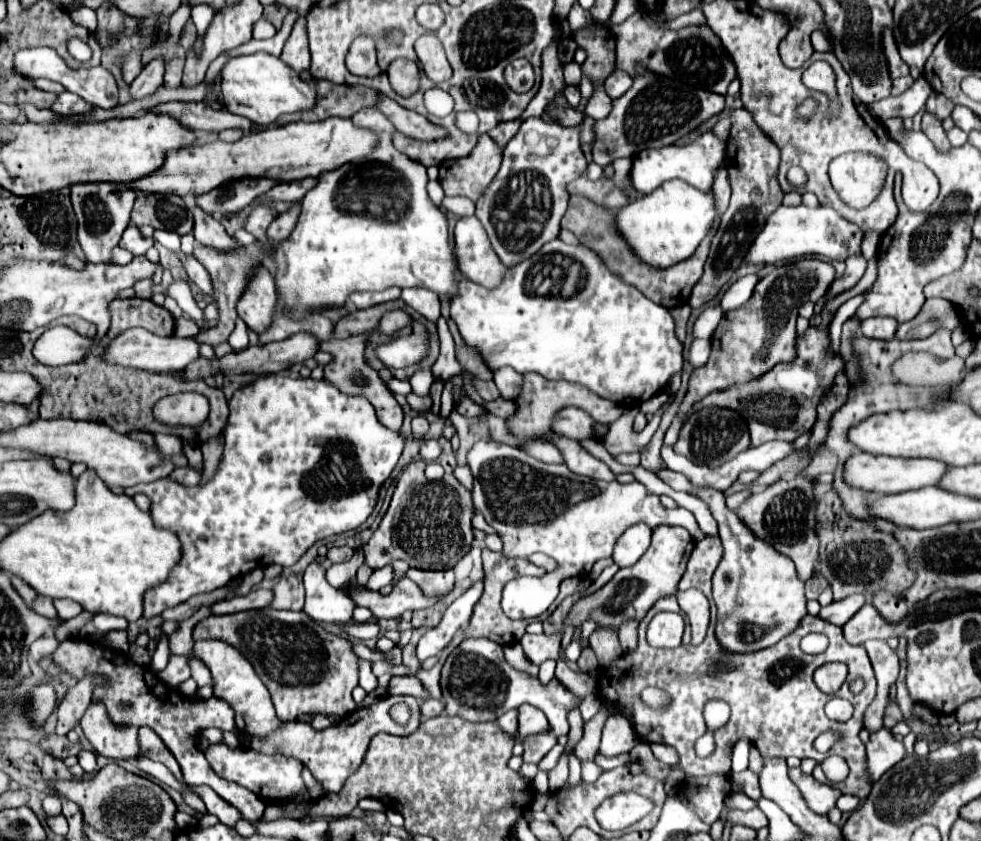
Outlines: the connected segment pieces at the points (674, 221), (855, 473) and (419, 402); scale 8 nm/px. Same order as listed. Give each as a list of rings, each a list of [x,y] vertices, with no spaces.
[[[668,180],[654,192],[630,202],[616,214],[616,224],[632,250],[654,268],[670,268],[694,254],[718,218],[712,192],[702,192],[684,180]]]
[[[856,452],[844,468],[844,478],[852,486],[858,486],[862,490],[874,492],[874,494],[900,494],[908,490],[918,490],[926,486],[938,486],[942,476],[946,474],[948,464],[942,460],[930,460],[930,458],[892,458],[892,456],[872,456],[866,452]]]
[[[412,392],[406,396],[406,400],[408,400],[408,406],[412,408],[412,410],[416,410],[416,412],[426,412],[426,410],[430,410],[430,396],[426,396],[426,398],[420,398],[420,396],[414,396]]]

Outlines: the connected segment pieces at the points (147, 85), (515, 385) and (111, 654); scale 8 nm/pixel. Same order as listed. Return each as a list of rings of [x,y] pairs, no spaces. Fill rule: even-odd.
[[[152,60],[150,64],[146,64],[142,74],[130,84],[132,100],[140,100],[154,94],[164,84],[162,76],[164,76],[164,60]]]
[[[514,368],[494,370],[494,382],[496,382],[496,386],[504,398],[520,394],[522,392],[522,380],[524,380],[524,376],[514,372]]]
[[[88,638],[64,640],[58,646],[54,660],[64,668],[64,672],[68,672],[76,680],[82,680],[88,674],[106,676],[110,680],[110,684],[104,688],[96,688],[94,696],[98,696],[98,700],[104,702],[112,722],[118,726],[150,726],[162,738],[162,742],[168,746],[168,750],[174,754],[174,758],[178,760],[186,784],[210,786],[222,800],[226,800],[228,804],[234,804],[234,808],[238,808],[238,812],[242,812],[242,816],[250,822],[256,822],[262,818],[264,808],[266,808],[264,800],[254,796],[254,792],[246,792],[242,786],[216,776],[196,746],[198,734],[206,728],[214,726],[220,730],[238,732],[236,724],[234,724],[234,710],[230,708],[230,704],[226,704],[220,698],[190,700],[182,694],[176,694],[178,690],[162,684],[154,672],[150,672],[144,666],[134,664],[130,656],[122,656],[114,648],[102,646],[96,640],[88,640]]]

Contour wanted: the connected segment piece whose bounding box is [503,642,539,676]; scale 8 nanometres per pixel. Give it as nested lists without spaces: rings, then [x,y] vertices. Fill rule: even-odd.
[[[514,642],[514,644],[508,644],[508,646],[503,647],[504,657],[508,664],[512,667],[520,670],[521,672],[526,672],[531,676],[537,676],[539,672],[539,667],[534,666],[525,656],[522,646],[519,642]]]

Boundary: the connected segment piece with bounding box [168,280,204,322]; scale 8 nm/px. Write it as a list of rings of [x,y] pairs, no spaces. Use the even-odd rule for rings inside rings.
[[[176,280],[176,282],[170,286],[168,294],[178,302],[178,306],[180,306],[194,322],[204,320],[204,311],[196,306],[196,302],[194,302],[194,298],[192,298],[190,288],[188,288],[186,282]]]

